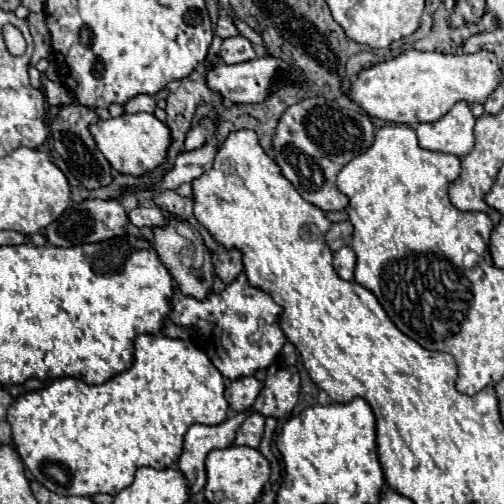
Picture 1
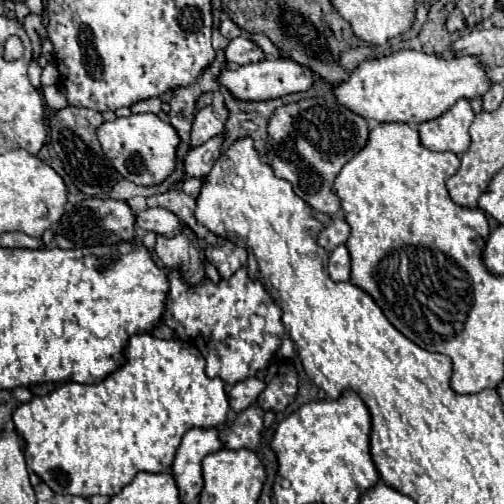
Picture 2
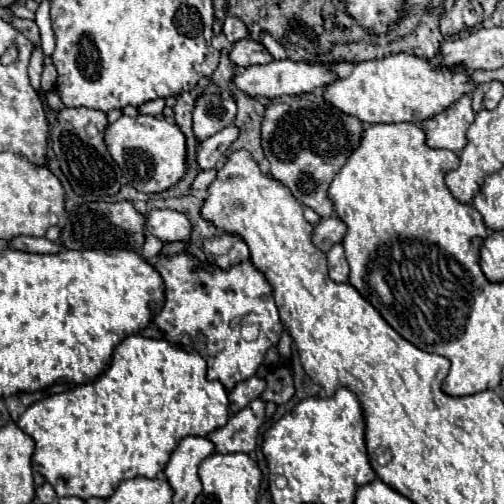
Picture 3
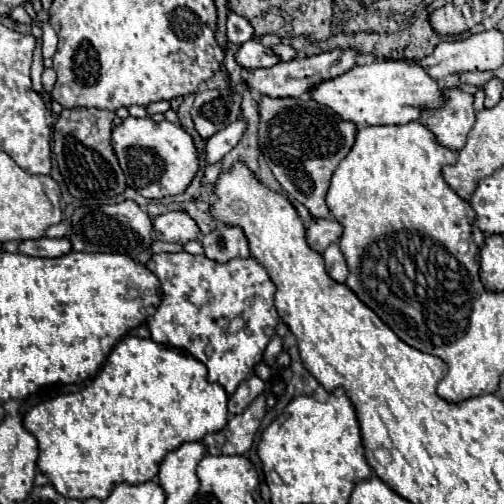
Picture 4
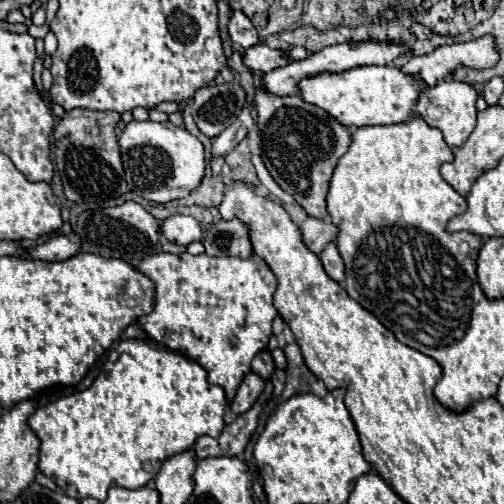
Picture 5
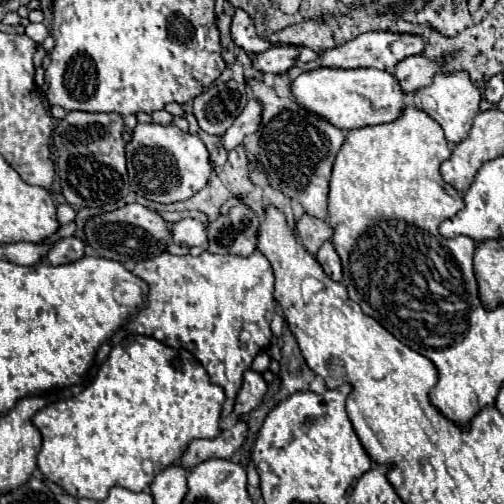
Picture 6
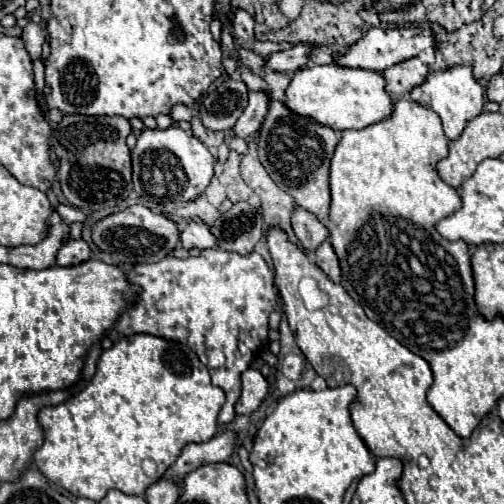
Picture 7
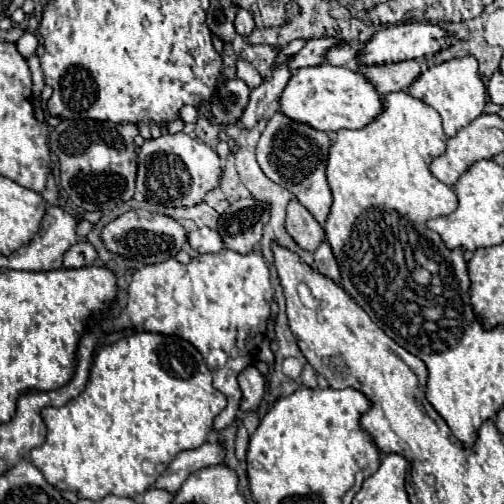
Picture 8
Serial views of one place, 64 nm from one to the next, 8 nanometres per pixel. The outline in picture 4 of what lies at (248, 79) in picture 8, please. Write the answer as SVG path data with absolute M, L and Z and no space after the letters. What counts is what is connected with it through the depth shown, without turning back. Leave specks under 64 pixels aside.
M262 96L260 102L260 150L268 162L274 178L282 190L302 202L314 218L330 218L326 206L326 192L330 178L340 160L350 152L356 138L356 124L340 120L330 108L316 104L310 98L270 98Z

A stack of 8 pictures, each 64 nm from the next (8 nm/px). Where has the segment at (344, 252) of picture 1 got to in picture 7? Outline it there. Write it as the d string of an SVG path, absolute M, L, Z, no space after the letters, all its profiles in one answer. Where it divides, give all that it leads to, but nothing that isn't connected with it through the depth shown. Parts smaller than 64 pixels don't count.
M330 242L320 244L320 248L314 252L314 262L318 268L322 268L326 272L326 276L332 282L340 282L340 266L338 266L338 258L334 254L334 248L330 246Z

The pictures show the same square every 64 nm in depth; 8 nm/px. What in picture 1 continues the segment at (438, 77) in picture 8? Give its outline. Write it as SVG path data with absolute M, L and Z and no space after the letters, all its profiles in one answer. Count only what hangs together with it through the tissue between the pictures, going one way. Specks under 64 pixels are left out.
M456 102L454 108L444 118L420 124L416 128L416 134L418 144L424 150L464 156L474 146L472 128L474 128L474 116L468 102Z

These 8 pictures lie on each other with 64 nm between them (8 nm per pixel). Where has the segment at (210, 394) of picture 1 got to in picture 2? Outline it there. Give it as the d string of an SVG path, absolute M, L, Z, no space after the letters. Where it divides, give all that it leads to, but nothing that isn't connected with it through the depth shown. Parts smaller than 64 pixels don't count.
M134 334L128 342L128 346L124 348L124 364L120 364L112 374L108 374L102 382L98 384L64 384L60 388L56 388L52 394L48 396L36 396L30 402L22 404L20 408L14 410L14 426L16 432L26 440L26 464L42 478L42 482L46 482L56 494L74 494L74 496L82 496L82 498L90 498L94 494L106 494L106 496L114 496L116 492L120 492L120 488L124 488L124 484L128 484L138 472L150 472L150 474L158 474L158 472L168 472L176 454L176 448L180 446L182 436L190 430L190 428L220 428L226 424L228 418L228 396L224 390L224 382L220 378L208 378L206 376L206 360L202 358L202 354L198 352L198 348L194 348L188 342L182 340L160 340L154 338L150 334Z

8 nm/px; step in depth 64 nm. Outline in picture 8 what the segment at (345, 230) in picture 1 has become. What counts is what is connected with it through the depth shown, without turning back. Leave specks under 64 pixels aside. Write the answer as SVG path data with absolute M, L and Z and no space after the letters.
M296 198L290 200L286 210L286 232L302 250L310 252L314 252L324 240L324 228Z

